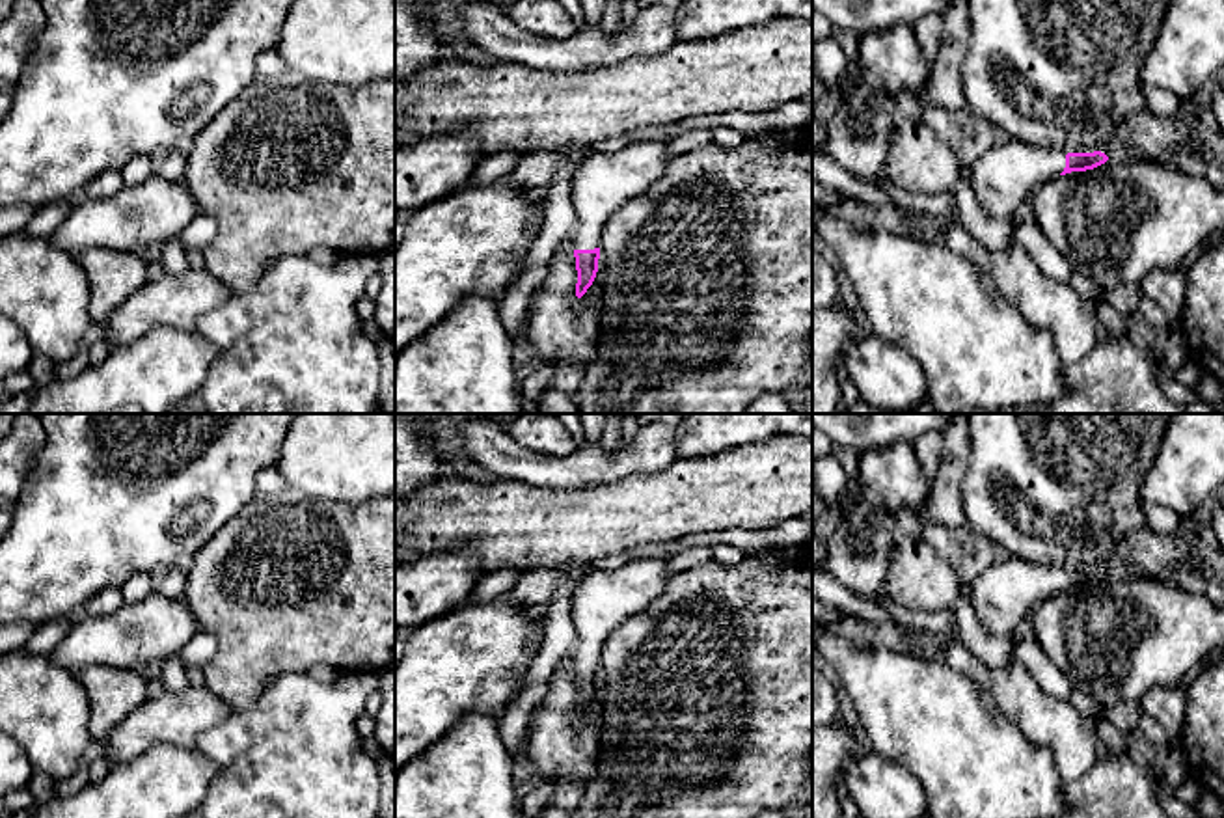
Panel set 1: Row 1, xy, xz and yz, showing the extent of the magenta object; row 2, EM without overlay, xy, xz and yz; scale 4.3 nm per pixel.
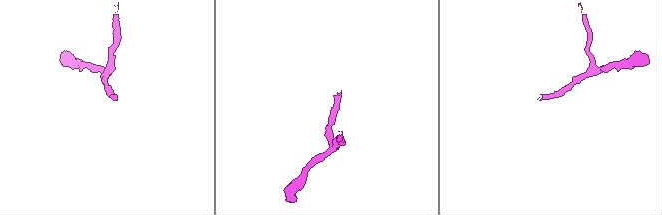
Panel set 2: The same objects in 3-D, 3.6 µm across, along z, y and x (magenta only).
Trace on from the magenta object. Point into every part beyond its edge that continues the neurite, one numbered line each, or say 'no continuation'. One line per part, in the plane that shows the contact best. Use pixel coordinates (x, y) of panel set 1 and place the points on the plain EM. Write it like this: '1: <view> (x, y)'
1: xz (602, 600)

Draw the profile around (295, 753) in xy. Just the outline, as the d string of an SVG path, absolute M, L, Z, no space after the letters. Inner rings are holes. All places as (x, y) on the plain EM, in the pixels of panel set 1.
M341 673L333 684L281 675L253 706L205 730L196 749L218 766L203 801L183 818L378 818L380 766L360 742L356 719L378 675Z

